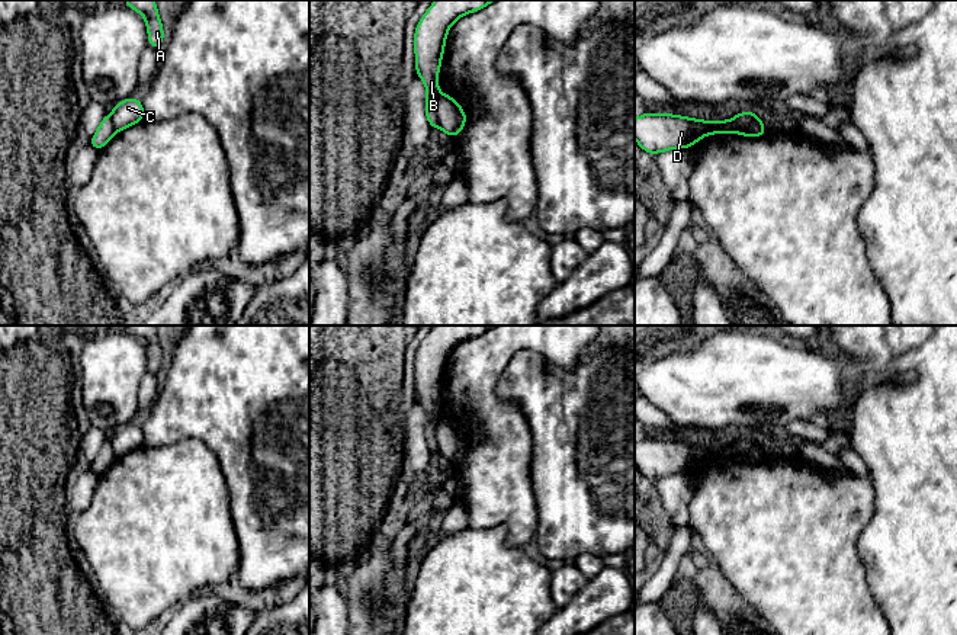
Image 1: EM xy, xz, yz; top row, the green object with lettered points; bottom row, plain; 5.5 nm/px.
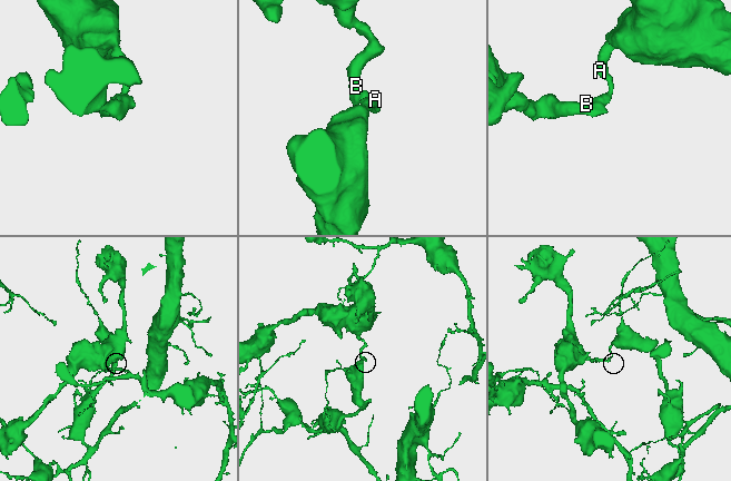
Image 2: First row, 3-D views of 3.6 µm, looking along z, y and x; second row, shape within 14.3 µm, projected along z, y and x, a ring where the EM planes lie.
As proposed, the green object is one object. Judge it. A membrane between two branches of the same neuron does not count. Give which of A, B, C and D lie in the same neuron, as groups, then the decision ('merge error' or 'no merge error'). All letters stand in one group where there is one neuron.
A C / B D | merge error

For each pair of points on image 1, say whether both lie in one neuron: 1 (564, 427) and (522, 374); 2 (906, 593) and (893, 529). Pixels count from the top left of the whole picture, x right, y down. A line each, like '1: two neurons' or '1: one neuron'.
1: one neuron
2: one neuron

